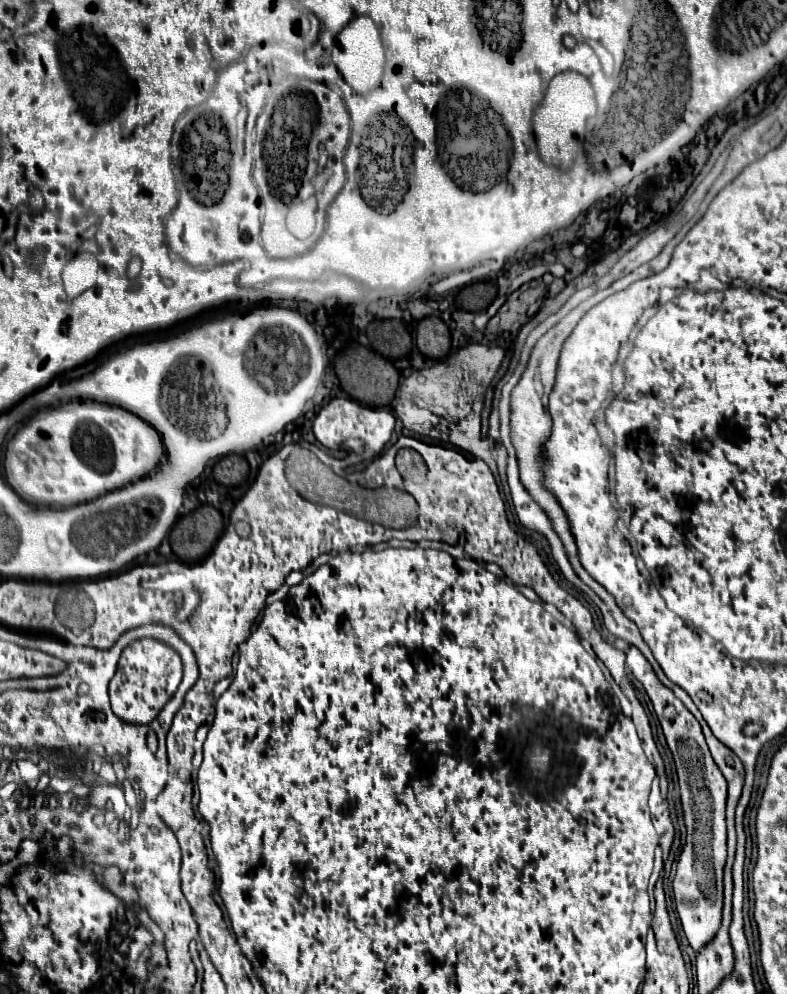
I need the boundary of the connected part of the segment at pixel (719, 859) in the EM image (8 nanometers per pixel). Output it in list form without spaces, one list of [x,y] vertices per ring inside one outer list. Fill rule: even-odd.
[[[630,646],[626,654],[626,668],[646,688],[646,694],[650,696],[654,704],[654,712],[660,720],[668,748],[672,750],[672,756],[676,762],[688,834],[686,834],[686,844],[678,860],[678,870],[676,870],[672,888],[674,888],[676,910],[678,910],[684,934],[690,946],[694,948],[694,952],[700,952],[704,946],[708,946],[706,942],[712,942],[722,922],[722,906],[724,906],[722,878],[724,878],[724,866],[726,866],[726,856],[728,856],[726,852],[728,782],[724,782],[720,768],[716,766],[712,754],[708,754],[708,746],[704,742],[704,734],[698,720],[672,694],[672,690],[666,688],[656,678],[652,666],[648,664],[648,660],[642,656],[642,652],[636,646]],[[712,910],[716,910],[716,914],[712,914]]]

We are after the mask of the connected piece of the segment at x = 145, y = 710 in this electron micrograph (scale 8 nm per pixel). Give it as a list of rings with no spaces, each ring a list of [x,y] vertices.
[[[148,638],[136,640],[126,648],[126,652],[122,651],[116,673],[110,680],[108,693],[112,712],[128,724],[148,724],[174,696],[180,680],[182,662],[170,646]]]

